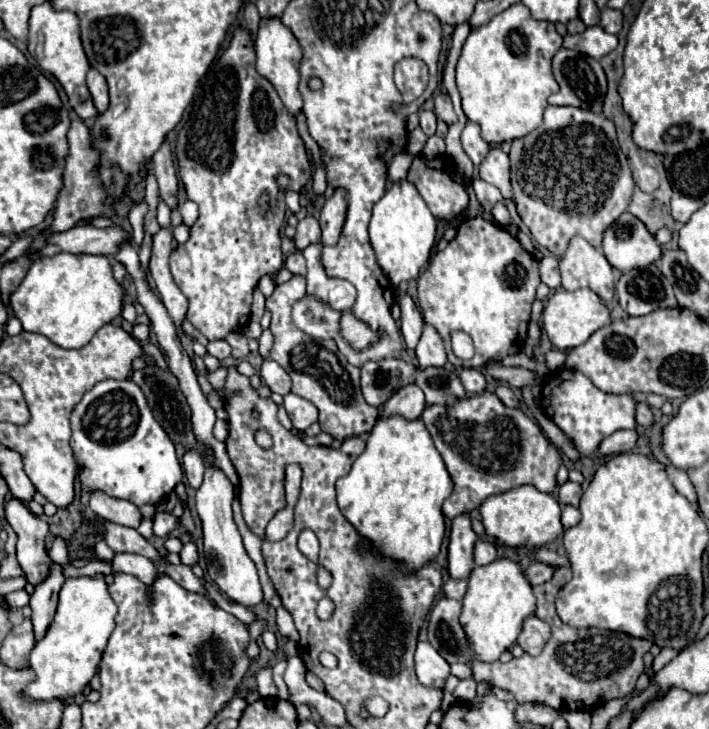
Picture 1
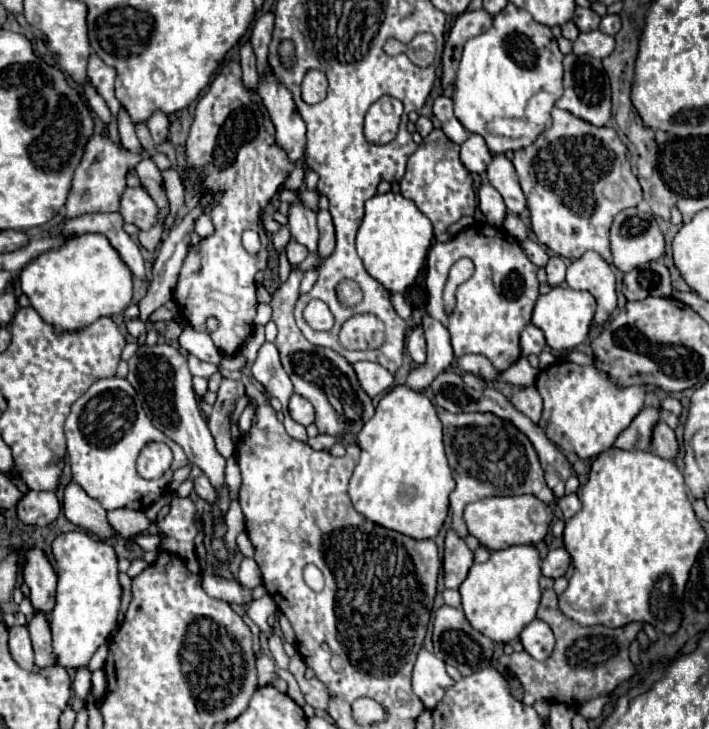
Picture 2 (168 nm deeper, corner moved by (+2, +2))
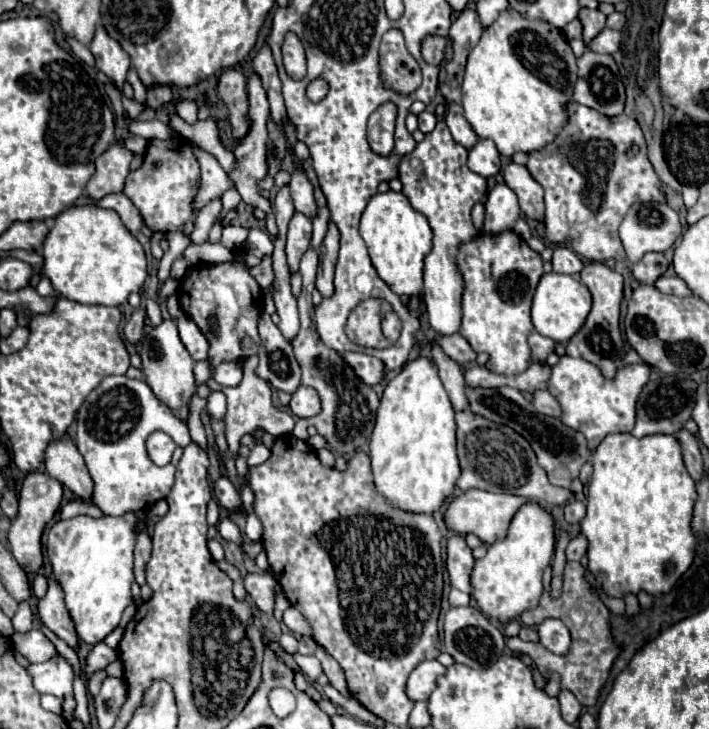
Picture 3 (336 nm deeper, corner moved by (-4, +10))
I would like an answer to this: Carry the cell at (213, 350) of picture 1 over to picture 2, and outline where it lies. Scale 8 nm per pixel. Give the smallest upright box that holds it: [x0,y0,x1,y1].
[180,326,222,366]

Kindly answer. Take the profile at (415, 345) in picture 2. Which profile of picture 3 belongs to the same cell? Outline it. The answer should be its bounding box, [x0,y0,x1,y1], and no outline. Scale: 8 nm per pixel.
[430,346,468,410]

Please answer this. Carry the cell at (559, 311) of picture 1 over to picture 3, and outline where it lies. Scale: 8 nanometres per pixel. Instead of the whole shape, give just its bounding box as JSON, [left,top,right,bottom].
[532,272,592,344]

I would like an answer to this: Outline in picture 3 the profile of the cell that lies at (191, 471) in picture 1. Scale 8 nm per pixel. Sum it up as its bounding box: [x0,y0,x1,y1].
[214,478,242,514]

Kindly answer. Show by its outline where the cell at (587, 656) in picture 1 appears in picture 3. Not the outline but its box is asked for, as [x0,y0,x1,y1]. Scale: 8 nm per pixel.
[506,562,620,706]

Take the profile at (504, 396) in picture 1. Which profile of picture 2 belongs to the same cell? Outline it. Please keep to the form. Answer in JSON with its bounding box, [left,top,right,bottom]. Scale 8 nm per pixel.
[510,386,542,424]

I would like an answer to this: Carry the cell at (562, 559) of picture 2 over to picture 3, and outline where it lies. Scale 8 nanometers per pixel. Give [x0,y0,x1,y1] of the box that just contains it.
[566,534,588,560]

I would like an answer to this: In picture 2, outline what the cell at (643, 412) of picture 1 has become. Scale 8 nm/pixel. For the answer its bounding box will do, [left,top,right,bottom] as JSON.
[652,420,678,460]

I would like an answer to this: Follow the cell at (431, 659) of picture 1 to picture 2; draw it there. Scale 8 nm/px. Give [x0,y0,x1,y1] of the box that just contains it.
[412,648,454,710]

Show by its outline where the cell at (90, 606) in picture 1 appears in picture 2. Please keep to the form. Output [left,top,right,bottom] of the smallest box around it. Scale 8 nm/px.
[50,532,120,668]

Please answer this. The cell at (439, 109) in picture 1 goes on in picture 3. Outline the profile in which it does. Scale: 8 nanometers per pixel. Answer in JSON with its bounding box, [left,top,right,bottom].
[446,104,478,150]

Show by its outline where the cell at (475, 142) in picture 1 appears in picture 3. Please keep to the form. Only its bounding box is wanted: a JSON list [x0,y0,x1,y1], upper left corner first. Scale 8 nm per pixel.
[468,140,500,178]

